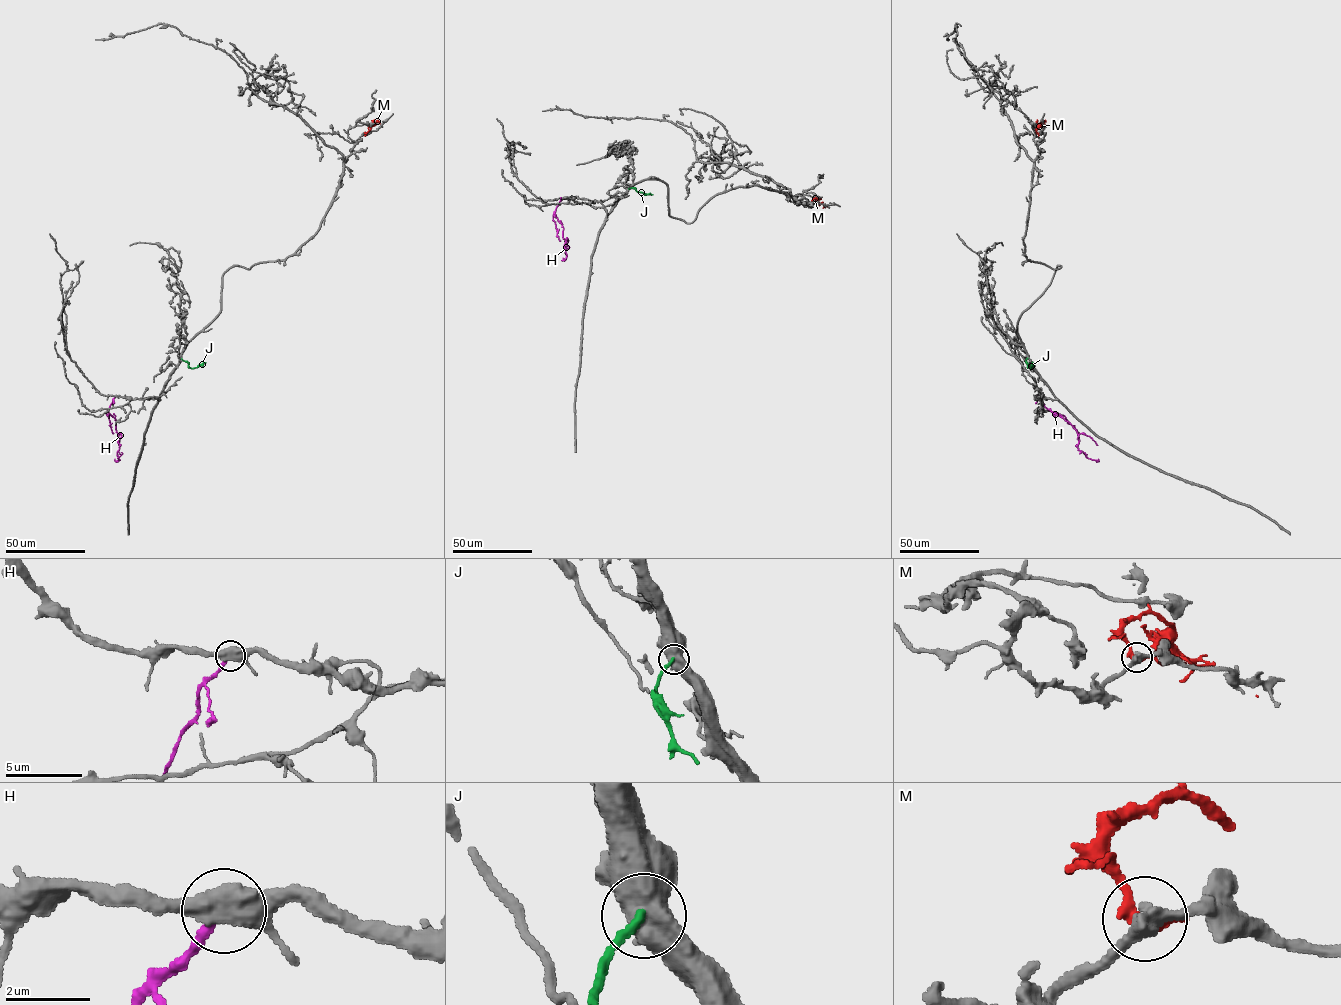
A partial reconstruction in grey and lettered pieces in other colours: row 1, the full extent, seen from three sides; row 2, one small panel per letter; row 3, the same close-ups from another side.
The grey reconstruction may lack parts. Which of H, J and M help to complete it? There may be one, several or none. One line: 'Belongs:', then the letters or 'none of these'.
Belongs: none of these

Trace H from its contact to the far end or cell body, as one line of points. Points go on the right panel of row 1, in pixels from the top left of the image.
H: (1037, 396), (1075, 429), (1078, 449), (1087, 457), (1098, 459)

